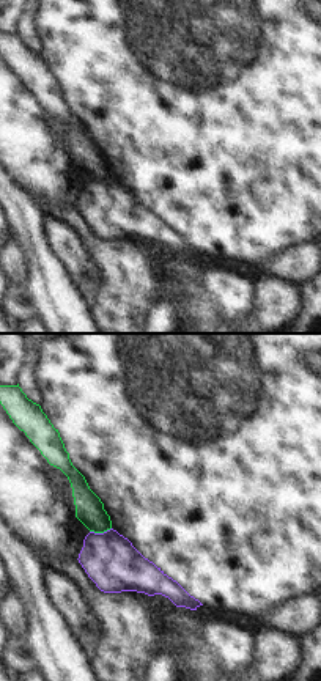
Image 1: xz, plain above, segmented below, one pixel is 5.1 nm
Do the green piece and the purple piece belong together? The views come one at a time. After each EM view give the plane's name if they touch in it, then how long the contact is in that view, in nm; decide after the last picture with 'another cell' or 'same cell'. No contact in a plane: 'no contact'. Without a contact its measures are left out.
xz | 110 nm

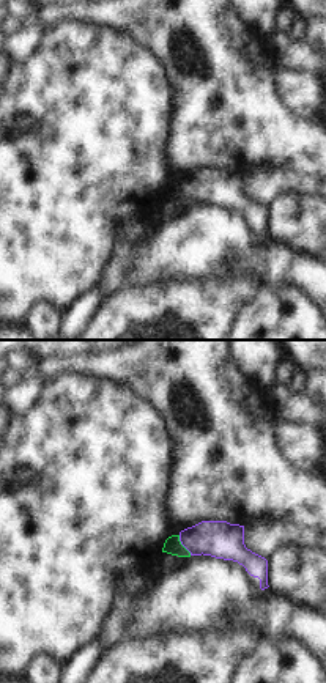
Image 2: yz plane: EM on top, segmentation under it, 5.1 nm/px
yz | 120 nm

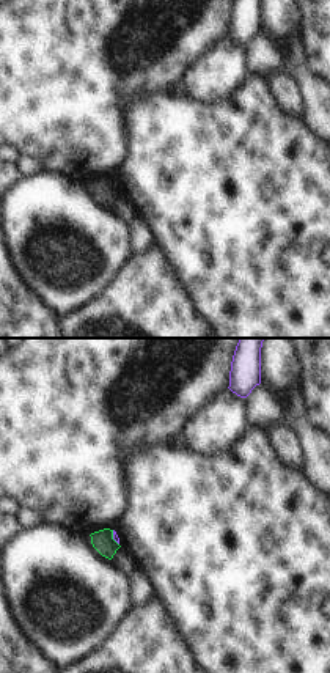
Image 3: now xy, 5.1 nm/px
xy | 90 nm

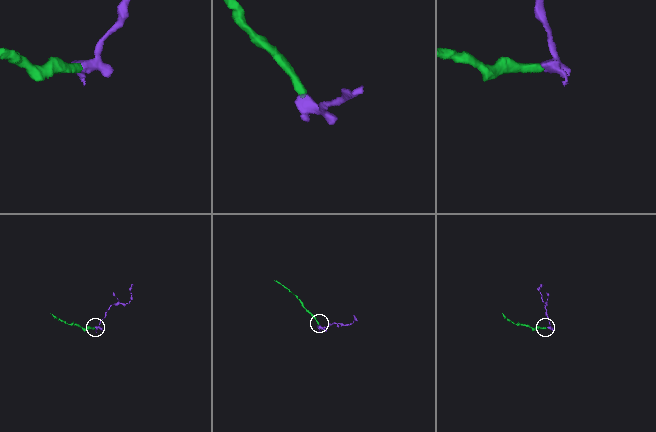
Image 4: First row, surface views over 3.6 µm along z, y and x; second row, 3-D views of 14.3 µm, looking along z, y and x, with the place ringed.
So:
another cell

